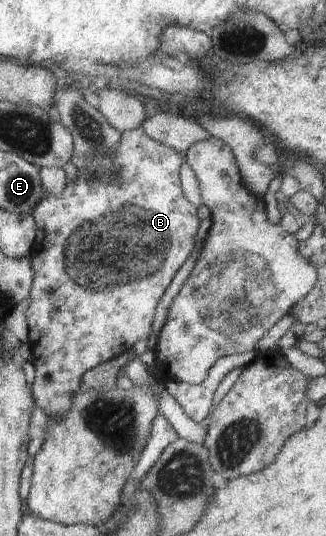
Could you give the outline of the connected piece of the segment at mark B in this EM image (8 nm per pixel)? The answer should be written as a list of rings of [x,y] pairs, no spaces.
[[[142,127],[127,130],[121,134],[121,139],[112,151],[112,163],[116,166],[116,180],[103,182],[97,176],[86,176],[81,170],[75,180],[67,180],[59,195],[43,192],[41,199],[31,211],[36,223],[34,247],[29,261],[33,270],[32,286],[29,296],[29,307],[25,311],[28,323],[28,343],[31,346],[32,364],[36,369],[36,376],[31,387],[34,402],[43,409],[49,420],[62,418],[72,406],[72,397],[81,389],[81,378],[86,371],[93,369],[100,363],[112,360],[122,353],[129,351],[137,341],[148,339],[152,330],[154,313],[165,290],[169,287],[175,272],[185,263],[194,246],[194,237],[199,227],[198,209],[185,198],[181,190],[179,171],[184,157],[173,148],[150,138]]]

